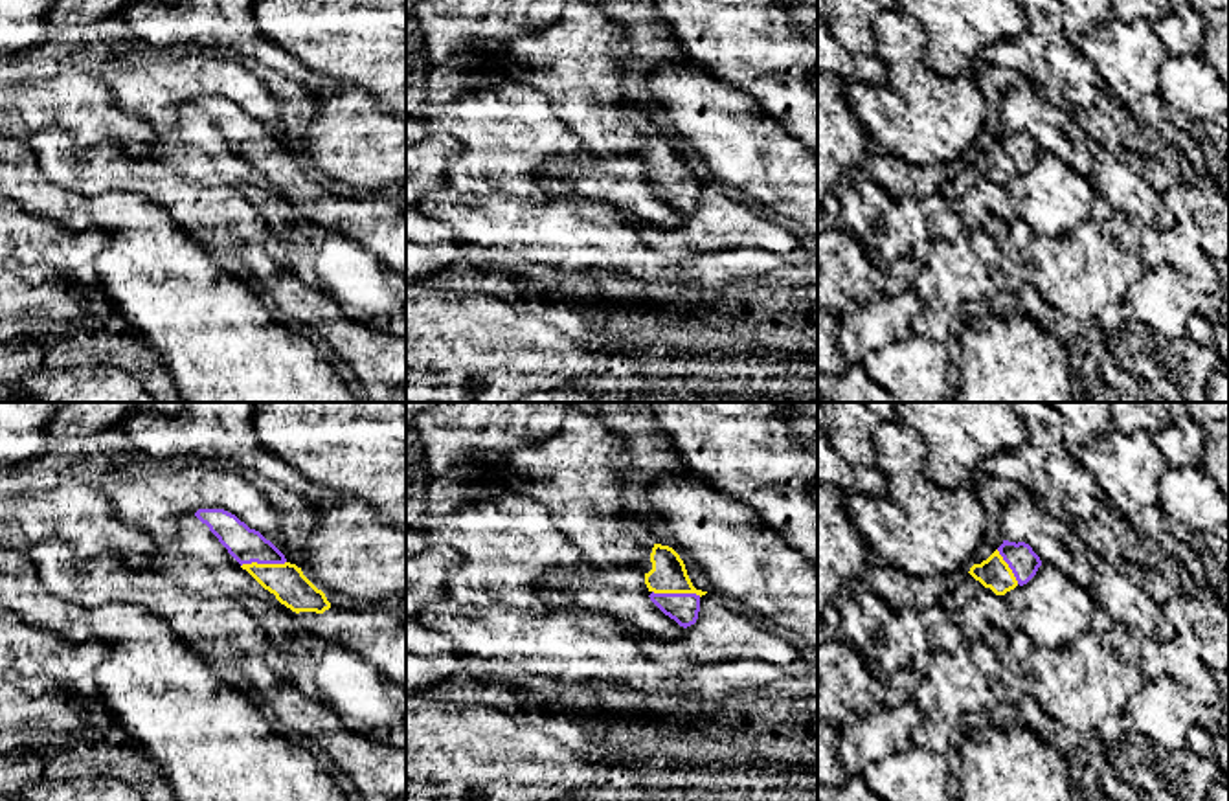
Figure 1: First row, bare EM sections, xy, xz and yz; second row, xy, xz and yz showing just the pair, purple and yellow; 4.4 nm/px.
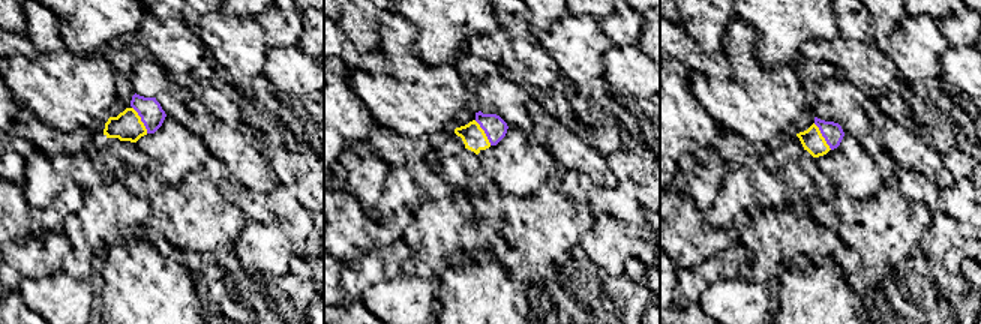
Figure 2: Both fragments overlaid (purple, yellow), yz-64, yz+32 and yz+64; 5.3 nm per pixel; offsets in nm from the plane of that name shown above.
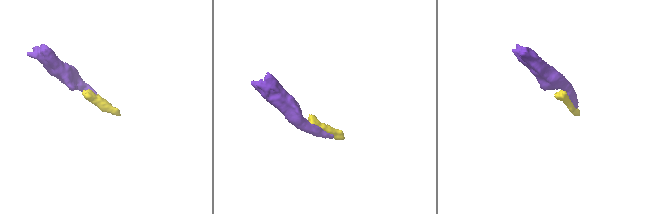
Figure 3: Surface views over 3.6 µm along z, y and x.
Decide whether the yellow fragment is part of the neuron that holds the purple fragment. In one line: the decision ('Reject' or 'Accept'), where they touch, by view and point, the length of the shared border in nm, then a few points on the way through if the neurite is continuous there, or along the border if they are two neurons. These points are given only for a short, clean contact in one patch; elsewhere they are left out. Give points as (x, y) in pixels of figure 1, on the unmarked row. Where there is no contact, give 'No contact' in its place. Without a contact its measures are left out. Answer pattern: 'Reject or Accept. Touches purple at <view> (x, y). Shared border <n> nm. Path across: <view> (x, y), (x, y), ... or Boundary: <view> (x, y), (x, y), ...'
Accept. Touches purple at xz (676, 182). Shared border 220 nm

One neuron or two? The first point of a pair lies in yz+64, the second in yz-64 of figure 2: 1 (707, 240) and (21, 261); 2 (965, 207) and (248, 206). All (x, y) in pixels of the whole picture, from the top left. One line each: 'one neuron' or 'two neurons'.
1: two neurons
2: one neuron

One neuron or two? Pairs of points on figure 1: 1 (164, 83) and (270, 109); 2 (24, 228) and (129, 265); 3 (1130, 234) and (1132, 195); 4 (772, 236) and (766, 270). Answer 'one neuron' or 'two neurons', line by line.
1: one neuron
2: two neurons
3: two neurons
4: two neurons

